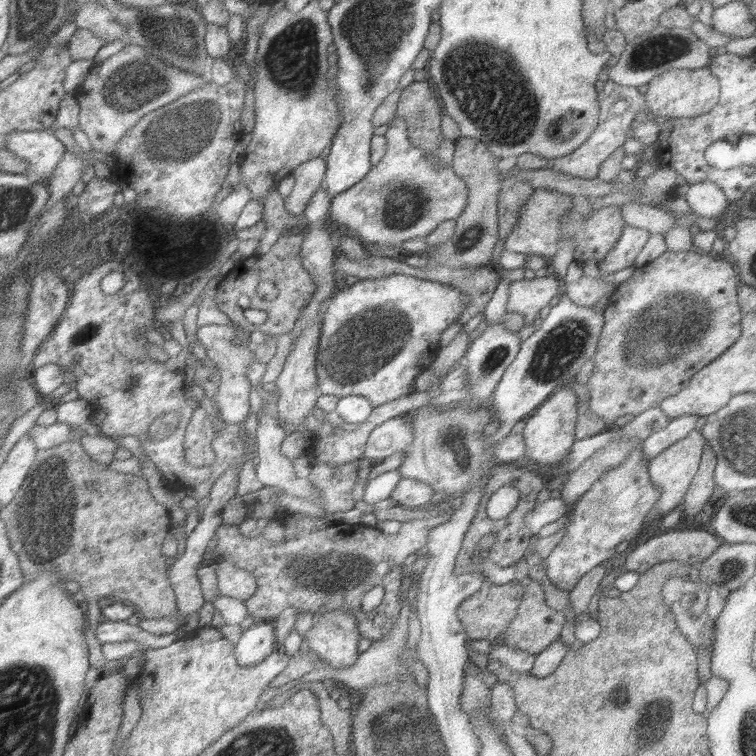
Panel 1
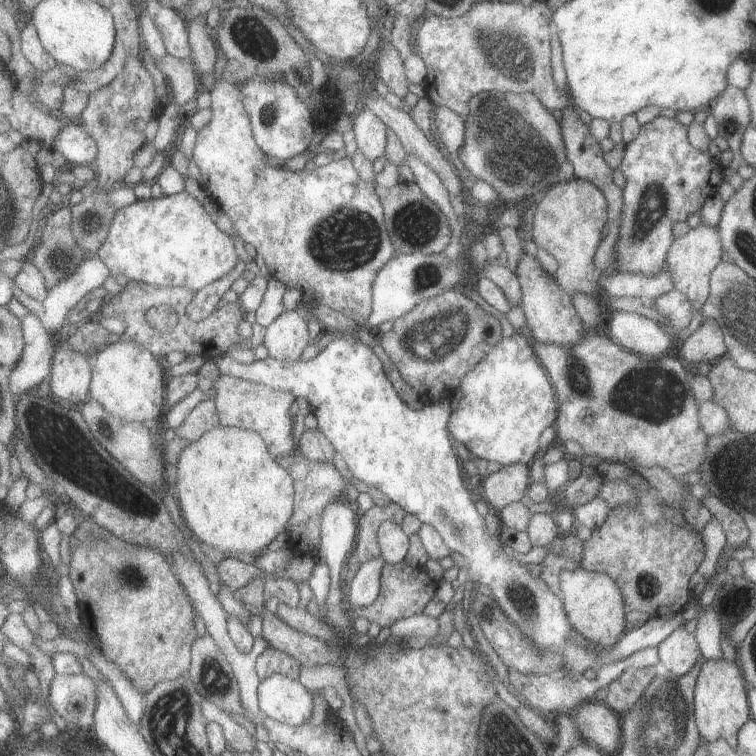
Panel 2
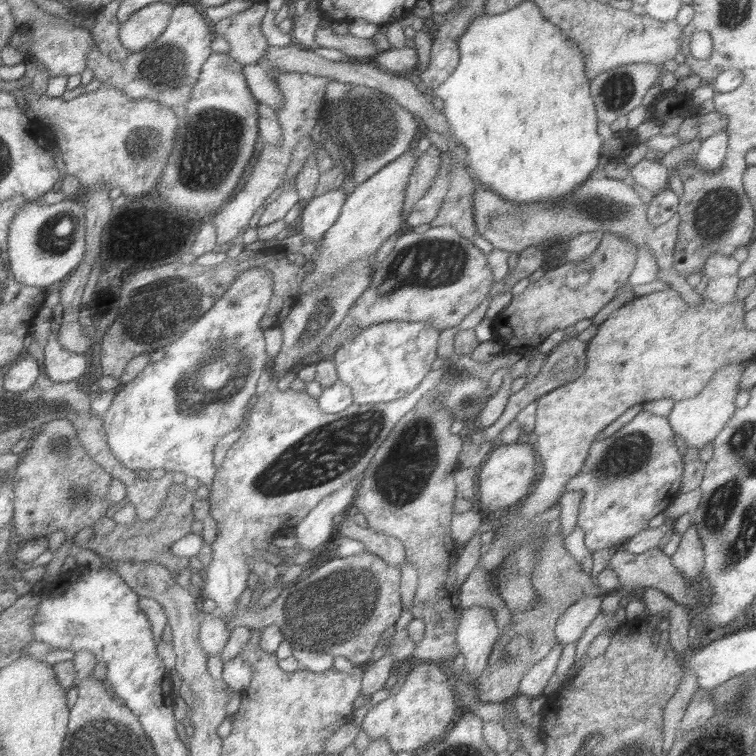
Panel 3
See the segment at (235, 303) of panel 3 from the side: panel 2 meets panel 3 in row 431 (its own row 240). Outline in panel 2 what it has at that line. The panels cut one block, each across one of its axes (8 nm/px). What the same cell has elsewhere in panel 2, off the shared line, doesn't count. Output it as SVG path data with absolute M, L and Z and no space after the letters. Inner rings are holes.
M187 190L175 196L163 196L159 200L137 200L135 204L117 210L111 234L97 254L113 270L113 276L125 276L129 282L147 282L157 288L191 288L195 294L201 292L203 286L207 288L231 274L241 262L233 236L221 230L207 206Z

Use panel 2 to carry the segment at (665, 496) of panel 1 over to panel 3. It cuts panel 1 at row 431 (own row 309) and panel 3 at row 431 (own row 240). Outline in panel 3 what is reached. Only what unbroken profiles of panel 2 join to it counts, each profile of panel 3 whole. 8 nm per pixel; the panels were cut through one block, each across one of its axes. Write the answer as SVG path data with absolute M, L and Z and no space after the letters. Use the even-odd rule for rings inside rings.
M733 362L729 366L723 366L721 370L715 372L715 376L711 378L711 382L693 398L687 400L679 400L673 404L673 410L669 412L669 426L673 430L675 436L679 436L687 448L705 448L707 444L711 444L715 440L715 436L725 428L725 424L729 422L729 418L735 414L735 396L739 392L739 378L743 374L745 368L741 368L743 362Z

